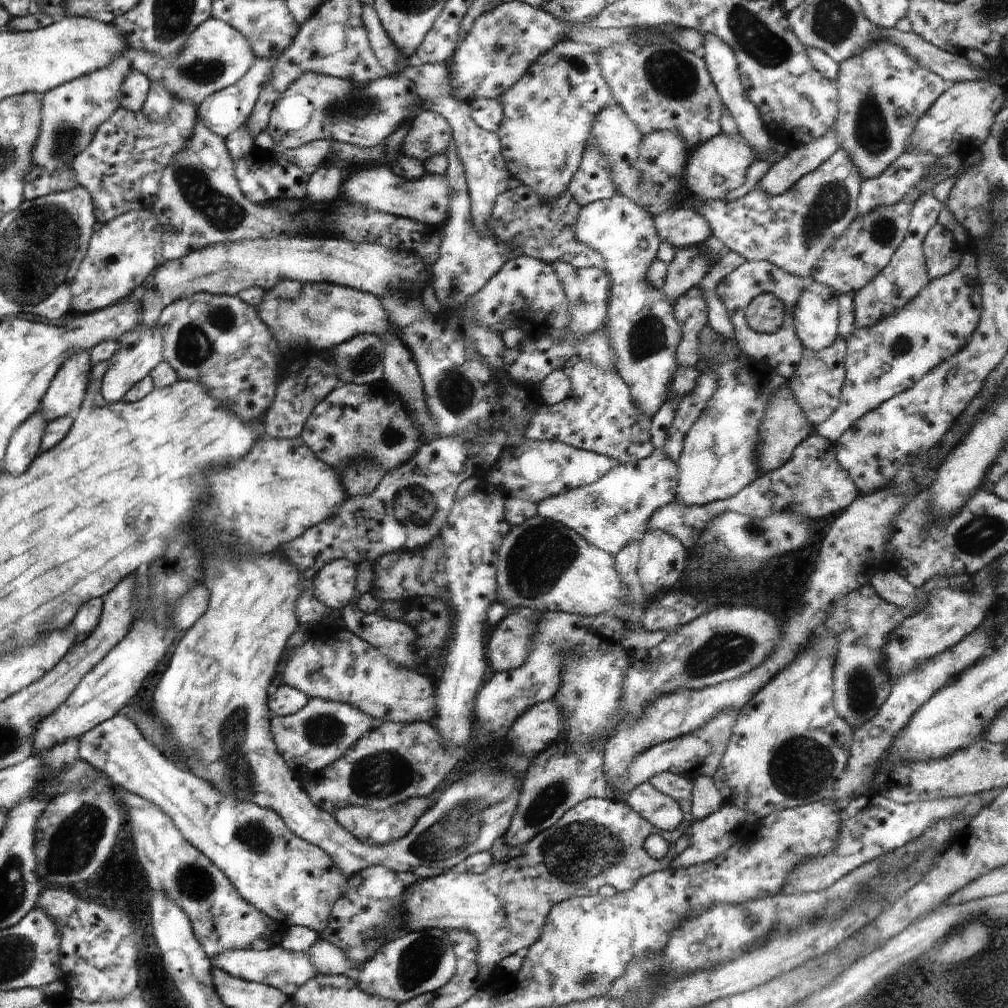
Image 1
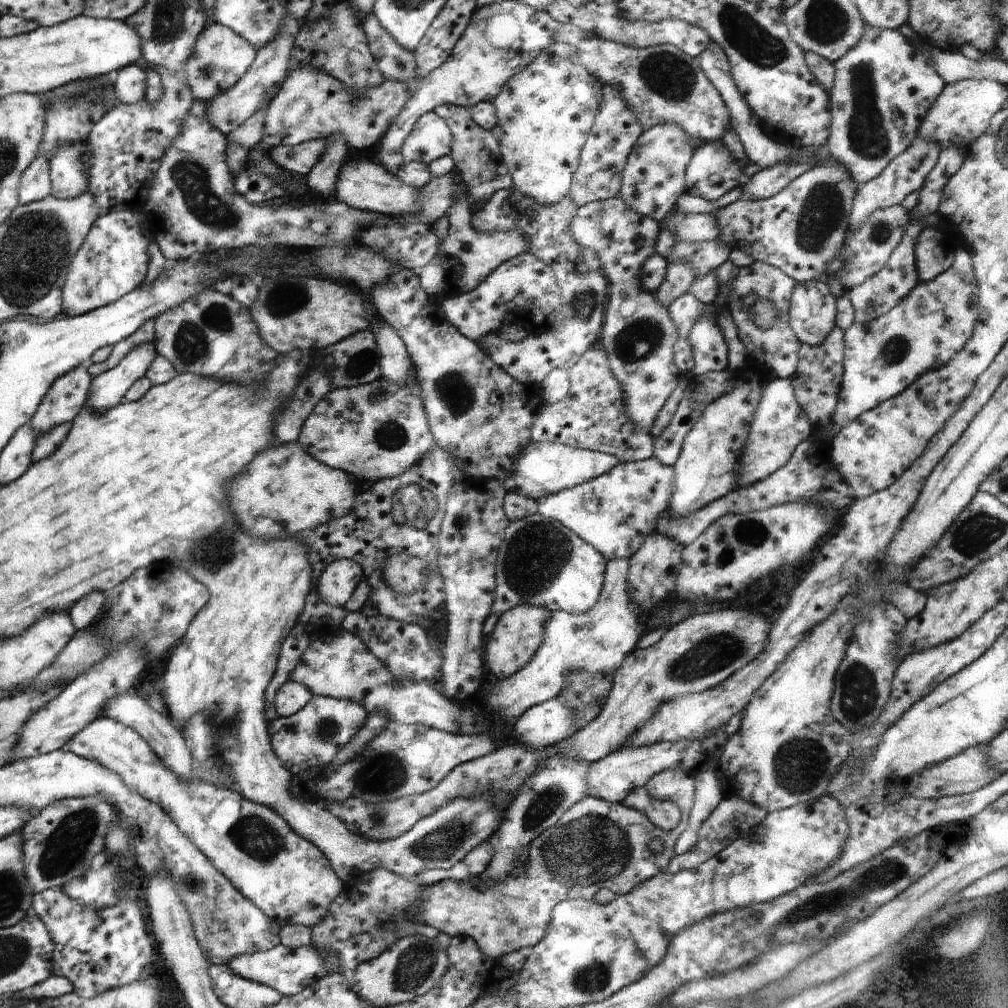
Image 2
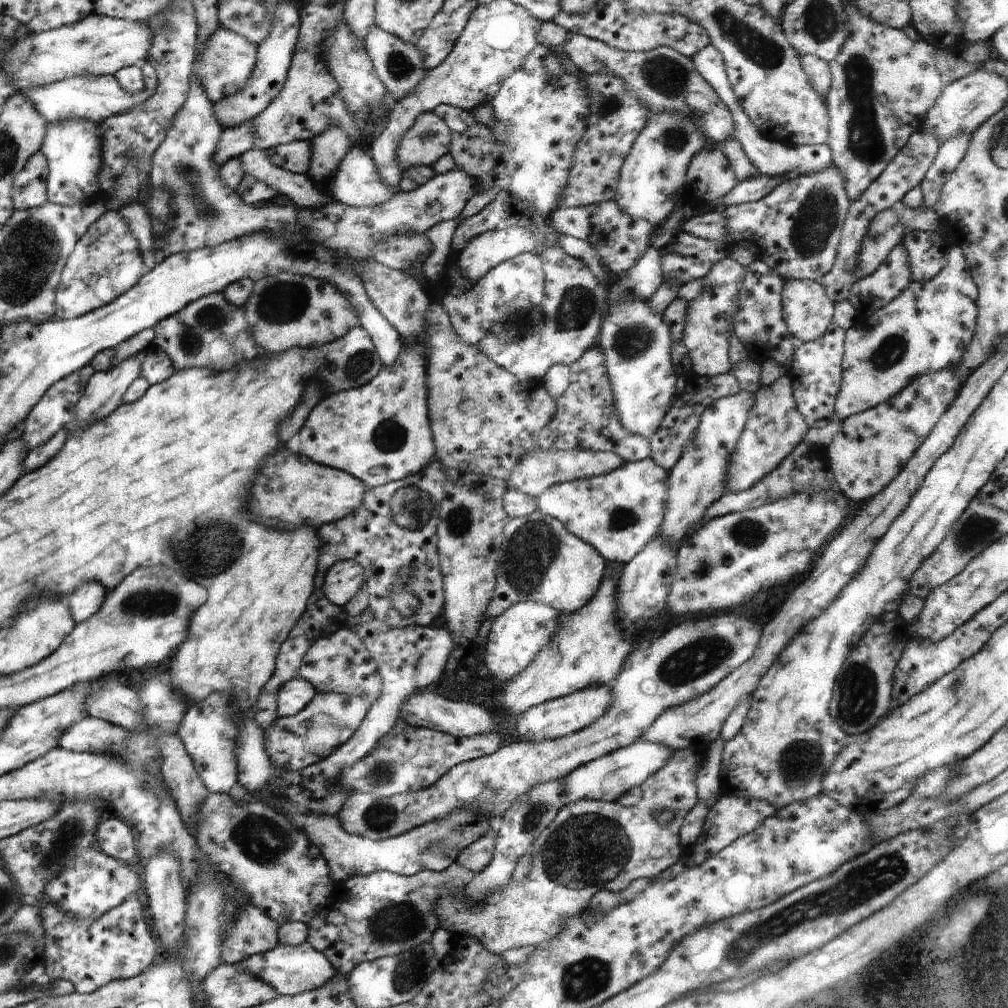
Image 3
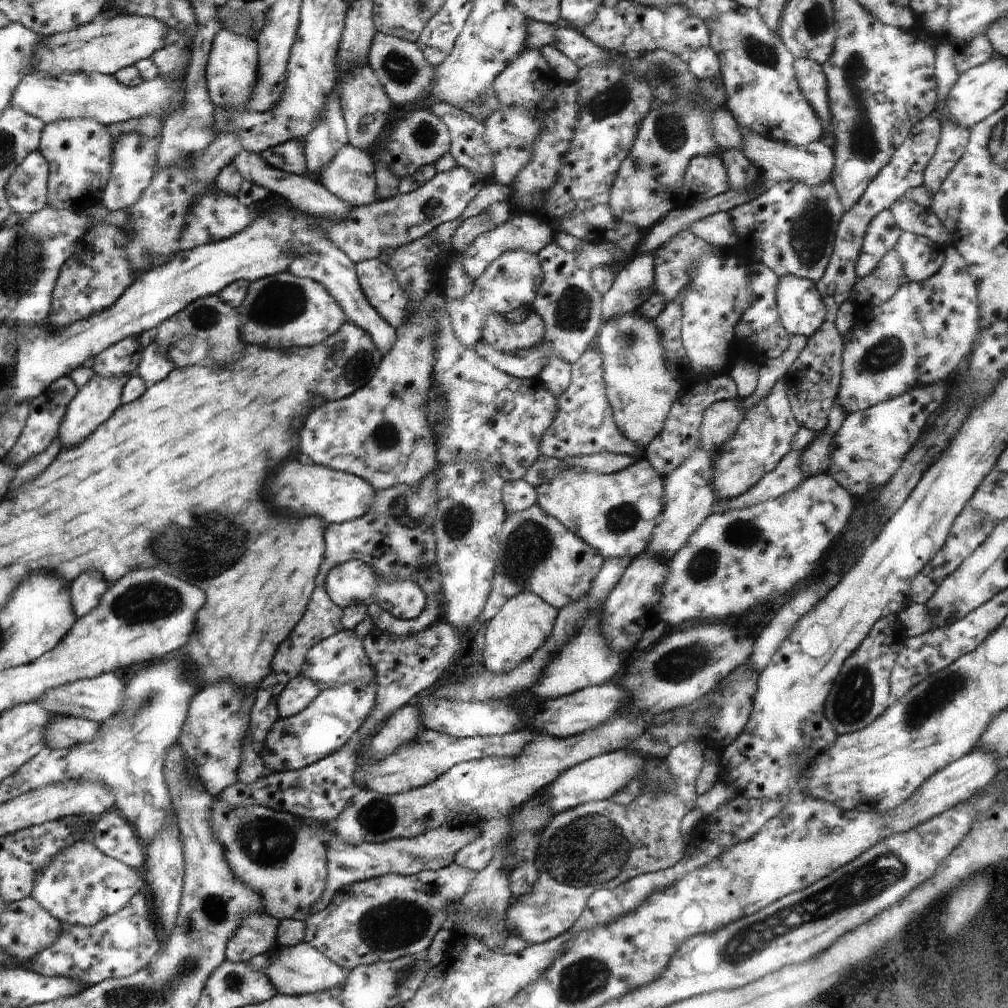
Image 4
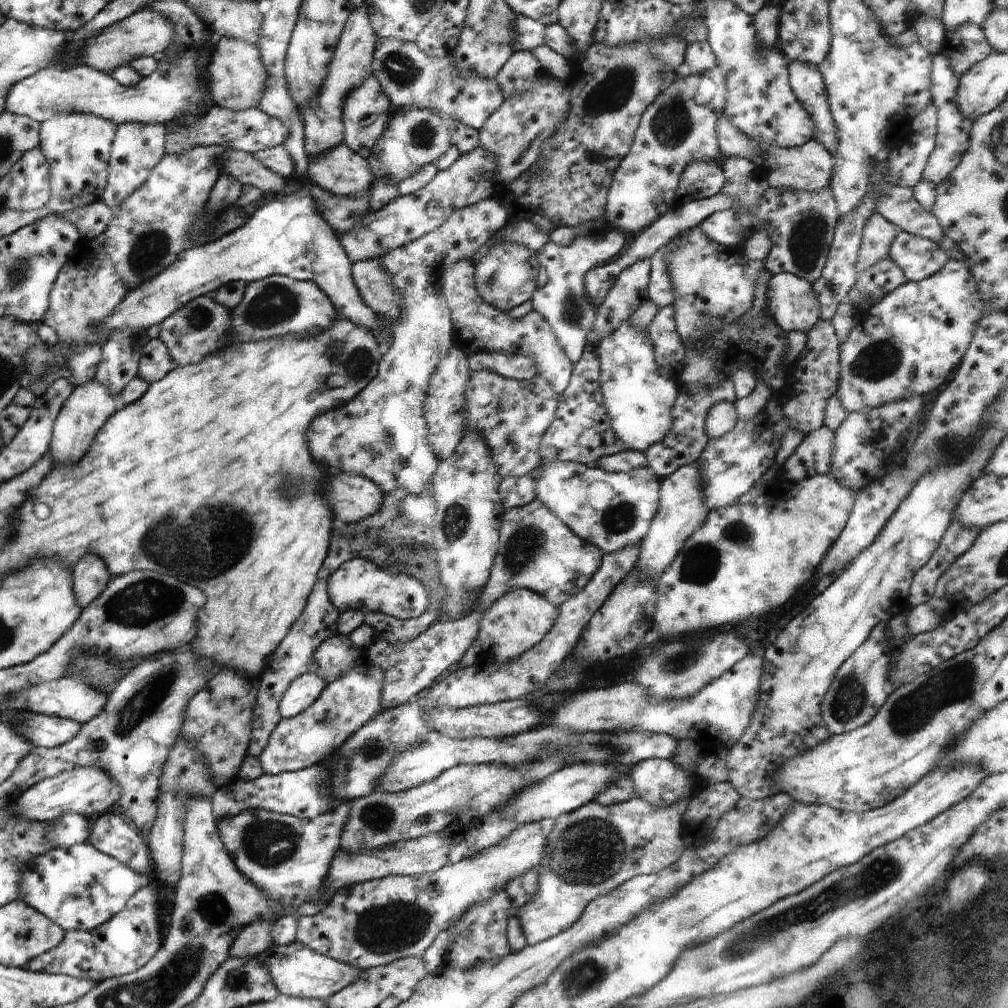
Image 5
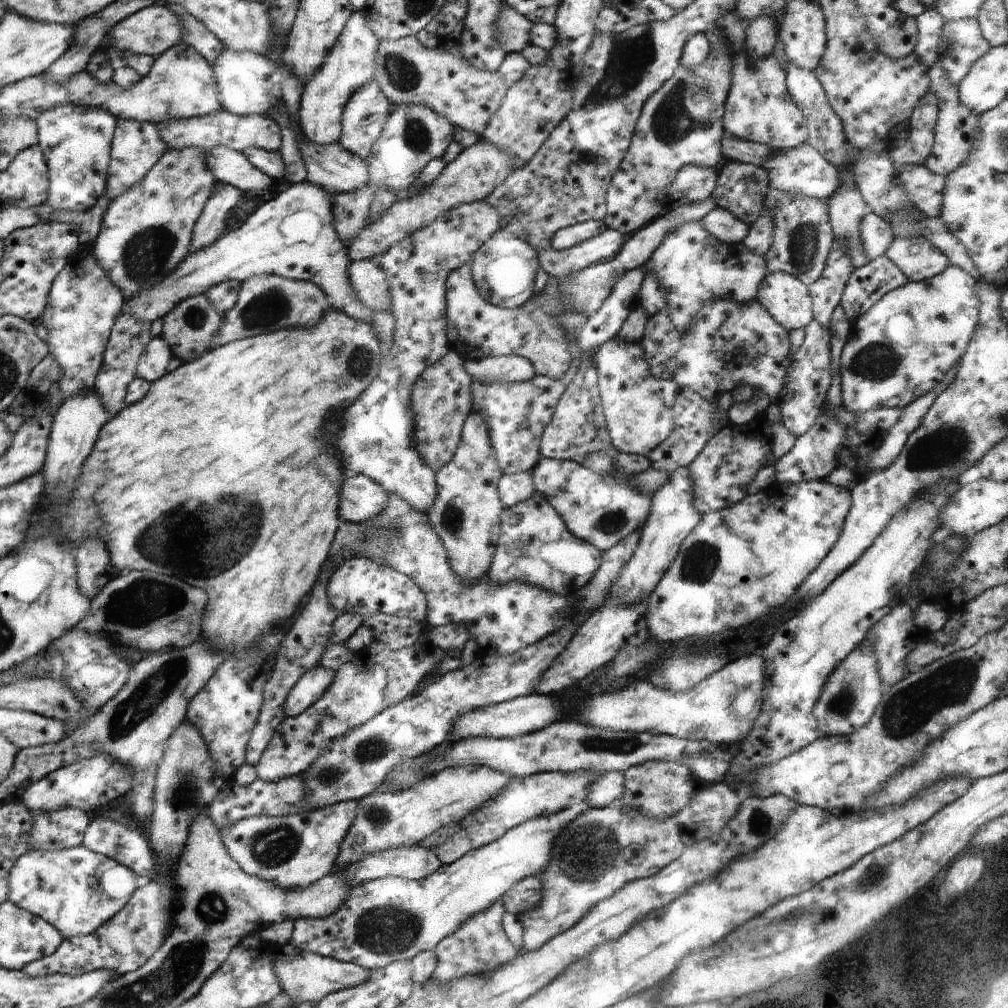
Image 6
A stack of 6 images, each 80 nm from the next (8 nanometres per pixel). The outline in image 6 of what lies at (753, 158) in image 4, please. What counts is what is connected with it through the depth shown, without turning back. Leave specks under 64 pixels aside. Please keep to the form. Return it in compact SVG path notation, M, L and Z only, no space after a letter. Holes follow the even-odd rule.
M801 145L796 149L776 153L768 158L765 169L773 186L780 186L780 190L795 195L830 198L841 183L841 174L822 153L814 147Z

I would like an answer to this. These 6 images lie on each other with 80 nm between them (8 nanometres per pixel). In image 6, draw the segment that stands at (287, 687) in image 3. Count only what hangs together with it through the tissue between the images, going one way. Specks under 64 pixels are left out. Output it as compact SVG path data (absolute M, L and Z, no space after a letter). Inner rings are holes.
M316 666L305 672L292 687L283 709L286 717L295 717L312 707L333 684L336 672Z

